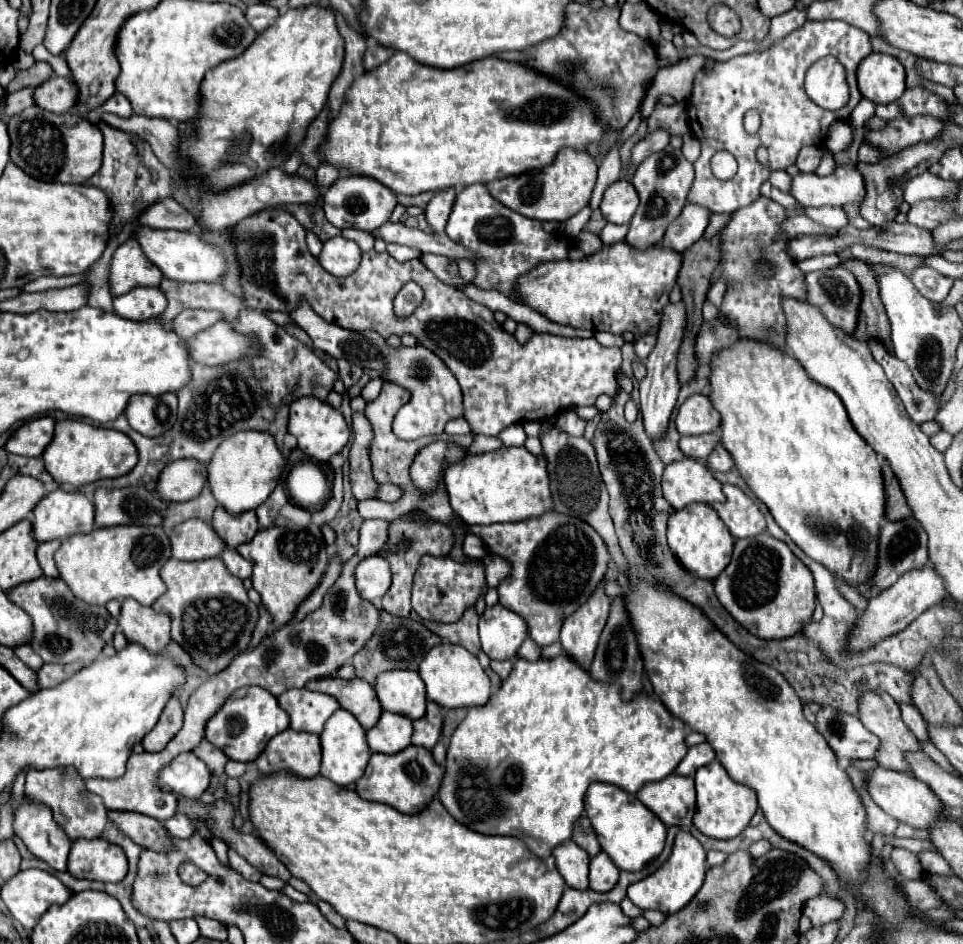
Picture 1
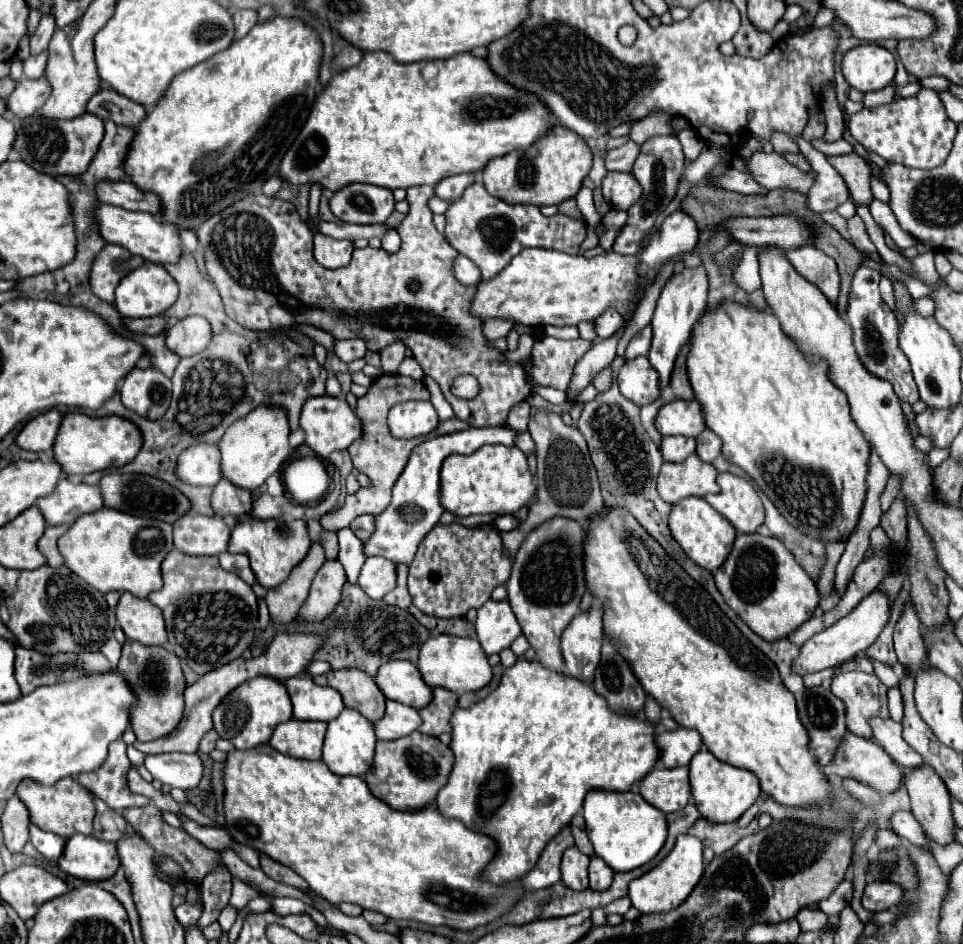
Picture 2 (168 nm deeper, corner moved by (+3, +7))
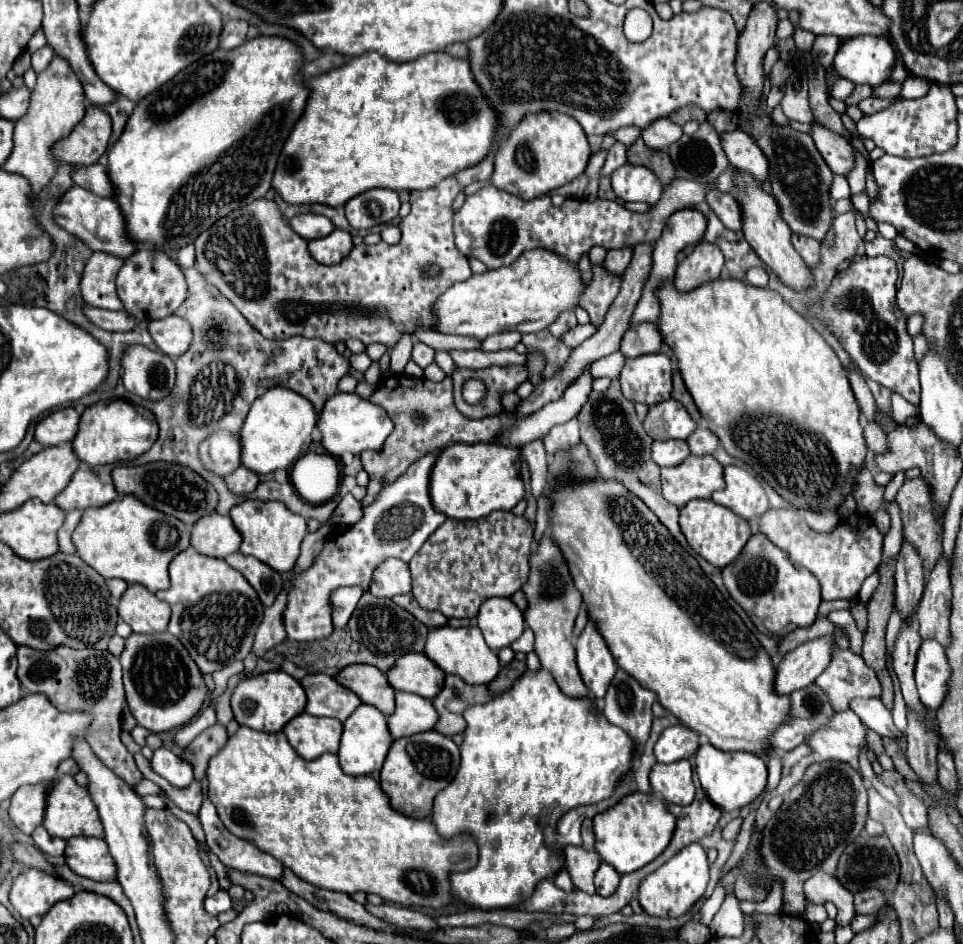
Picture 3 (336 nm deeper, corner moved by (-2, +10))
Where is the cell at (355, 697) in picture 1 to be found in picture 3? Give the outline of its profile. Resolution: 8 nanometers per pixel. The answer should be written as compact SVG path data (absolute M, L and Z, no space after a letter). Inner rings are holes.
M349 665L335 675L335 681L351 689L363 703L377 707L383 715L389 717L393 713L395 691L385 673L373 669L373 665Z

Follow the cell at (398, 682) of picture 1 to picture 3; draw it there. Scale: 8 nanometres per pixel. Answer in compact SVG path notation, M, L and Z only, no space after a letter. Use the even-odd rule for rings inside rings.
M407 653L401 661L395 661L393 669L387 671L387 681L395 691L415 693L425 699L437 697L443 677L445 673L441 673L441 669L421 653Z

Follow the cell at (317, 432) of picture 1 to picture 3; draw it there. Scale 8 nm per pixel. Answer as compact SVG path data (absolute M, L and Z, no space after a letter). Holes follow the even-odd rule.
M337 393L331 399L327 399L319 413L317 427L323 437L321 445L333 457L341 457L343 453L359 455L361 451L367 449L381 449L383 441L393 431L393 423L387 417L387 413L381 407L369 403L367 399L361 399L355 393Z

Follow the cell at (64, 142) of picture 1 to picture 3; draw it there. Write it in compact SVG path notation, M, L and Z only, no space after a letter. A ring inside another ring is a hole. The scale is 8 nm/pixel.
M87 107L85 119L73 127L73 131L53 143L51 153L57 161L69 165L93 165L107 149L111 135L111 117L101 107Z

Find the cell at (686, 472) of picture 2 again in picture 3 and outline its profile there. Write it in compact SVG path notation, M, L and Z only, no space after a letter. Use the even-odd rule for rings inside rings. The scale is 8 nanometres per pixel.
M689 455L675 467L661 469L663 497L677 507L691 499L711 499L711 493L725 487L723 467L713 455Z

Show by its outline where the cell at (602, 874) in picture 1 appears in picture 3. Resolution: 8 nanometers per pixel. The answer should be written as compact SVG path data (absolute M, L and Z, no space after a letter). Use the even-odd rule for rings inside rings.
M601 863L601 867L597 869L595 873L595 887L597 887L597 893L607 897L611 895L619 885L619 873L609 865L609 863Z

